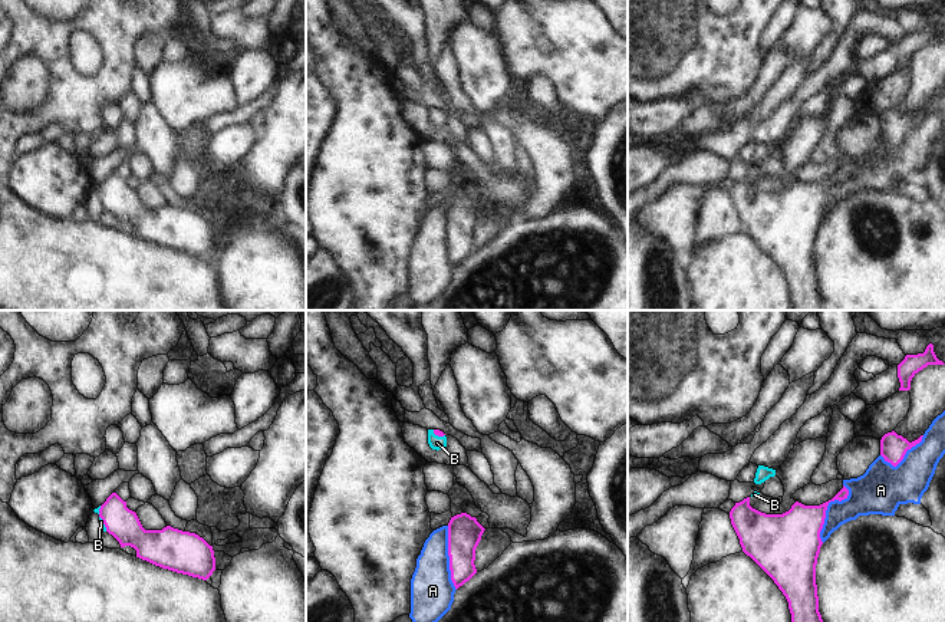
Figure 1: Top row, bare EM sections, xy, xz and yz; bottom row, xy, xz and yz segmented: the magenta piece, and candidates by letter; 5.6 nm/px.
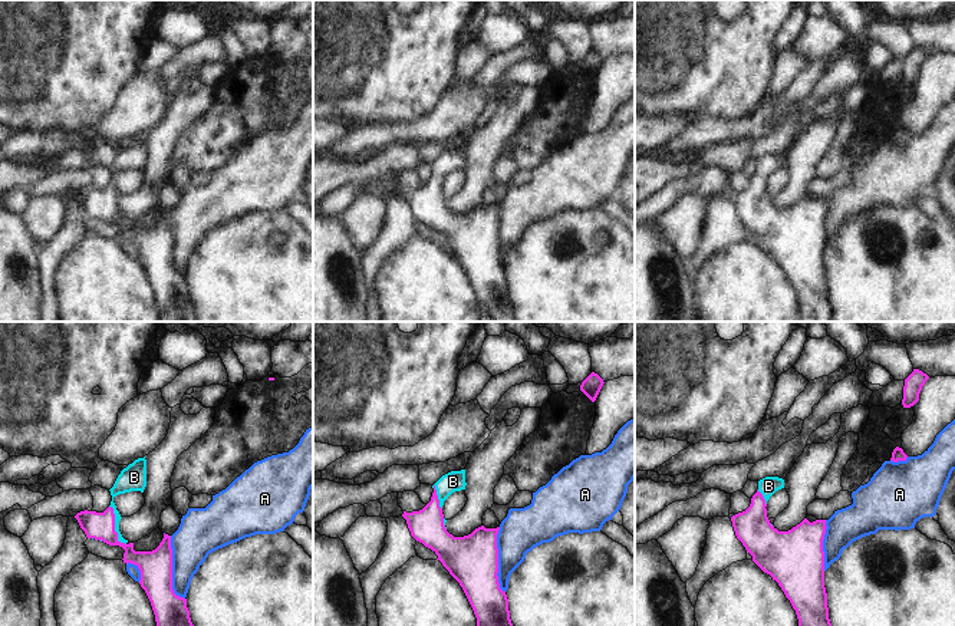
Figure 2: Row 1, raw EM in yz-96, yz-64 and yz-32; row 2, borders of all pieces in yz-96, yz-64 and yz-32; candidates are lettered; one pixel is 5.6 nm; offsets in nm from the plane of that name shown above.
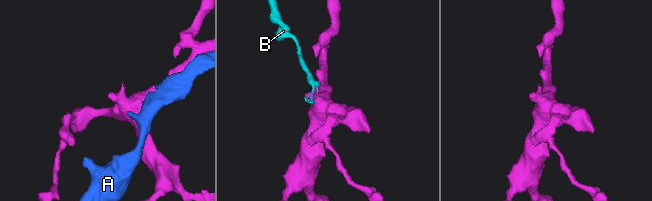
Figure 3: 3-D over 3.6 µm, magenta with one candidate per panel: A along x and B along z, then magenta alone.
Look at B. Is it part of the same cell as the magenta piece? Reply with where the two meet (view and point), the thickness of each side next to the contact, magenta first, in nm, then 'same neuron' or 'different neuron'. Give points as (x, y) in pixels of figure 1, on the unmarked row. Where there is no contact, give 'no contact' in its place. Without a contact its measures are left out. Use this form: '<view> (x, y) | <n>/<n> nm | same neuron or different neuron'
xy (104, 201) | 180/20 nm | same neuron

